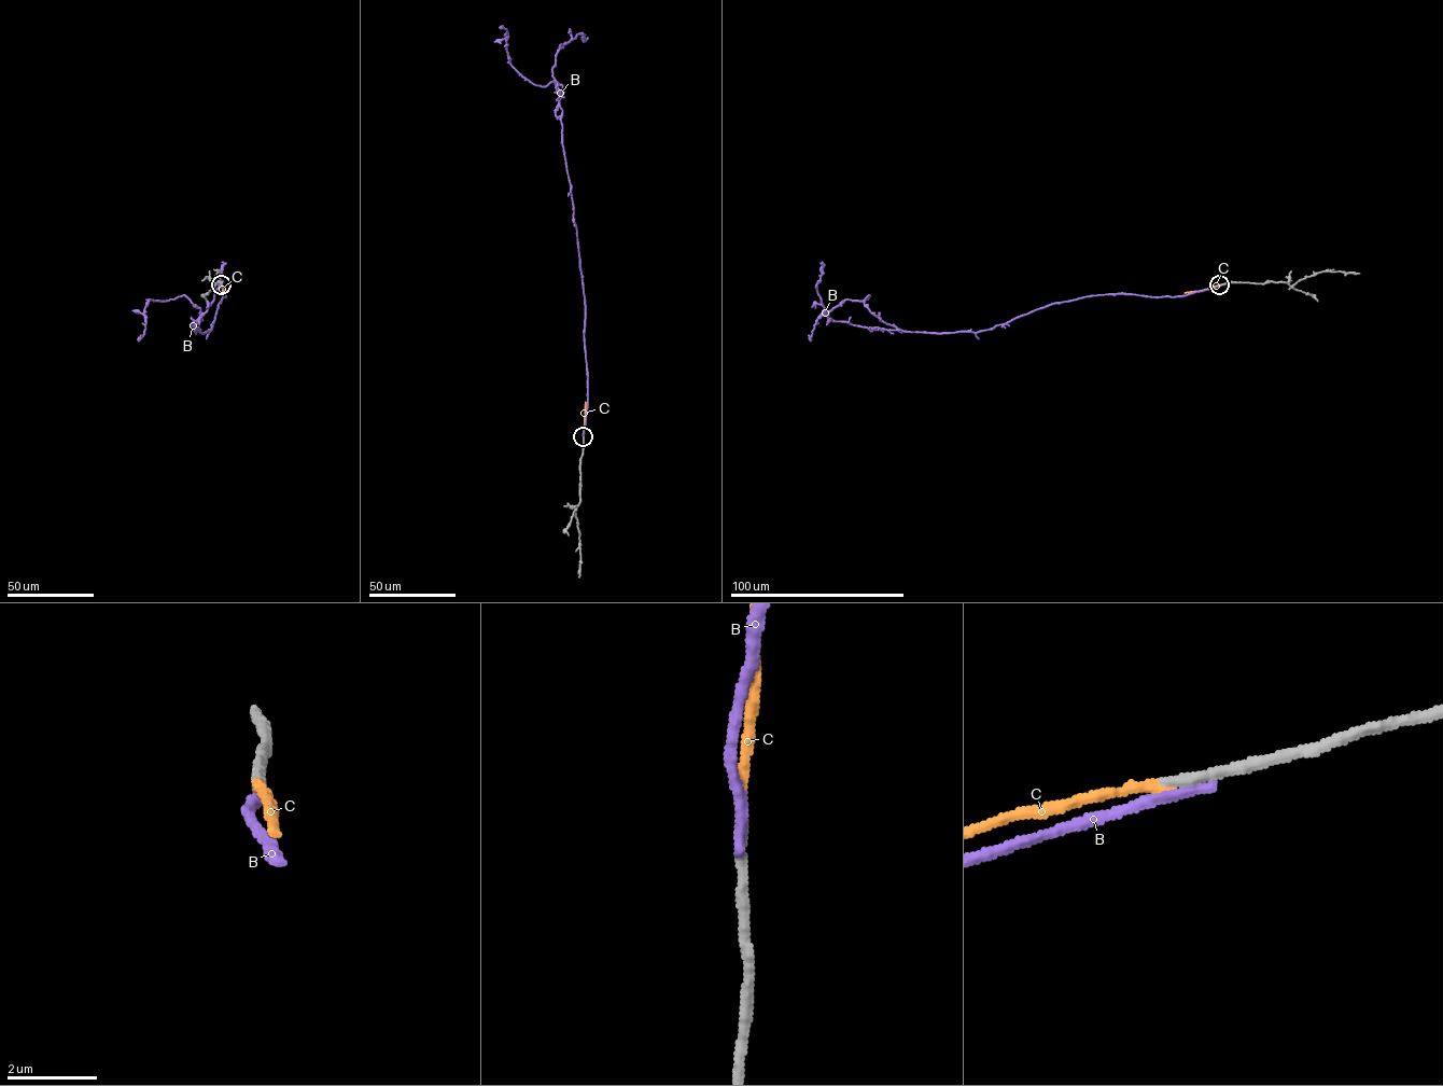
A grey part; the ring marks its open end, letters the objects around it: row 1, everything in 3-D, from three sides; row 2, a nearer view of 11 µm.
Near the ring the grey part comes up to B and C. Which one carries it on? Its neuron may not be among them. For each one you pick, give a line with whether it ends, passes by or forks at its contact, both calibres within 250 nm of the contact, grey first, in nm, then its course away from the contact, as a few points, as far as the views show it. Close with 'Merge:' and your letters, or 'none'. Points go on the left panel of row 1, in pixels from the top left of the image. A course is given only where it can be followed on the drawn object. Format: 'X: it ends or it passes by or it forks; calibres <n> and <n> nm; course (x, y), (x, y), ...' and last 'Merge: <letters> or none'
C: it ends; calibres 280 and 240 nm
Merge: C

